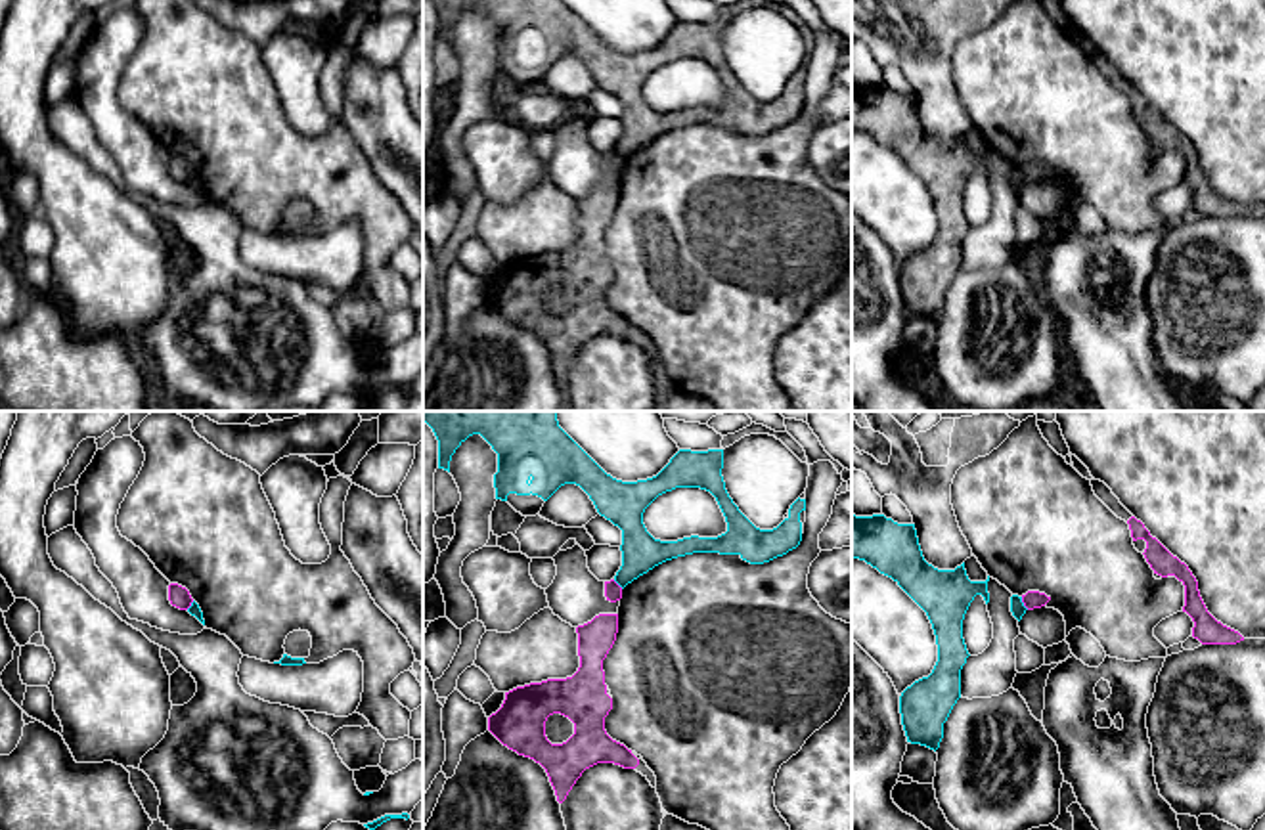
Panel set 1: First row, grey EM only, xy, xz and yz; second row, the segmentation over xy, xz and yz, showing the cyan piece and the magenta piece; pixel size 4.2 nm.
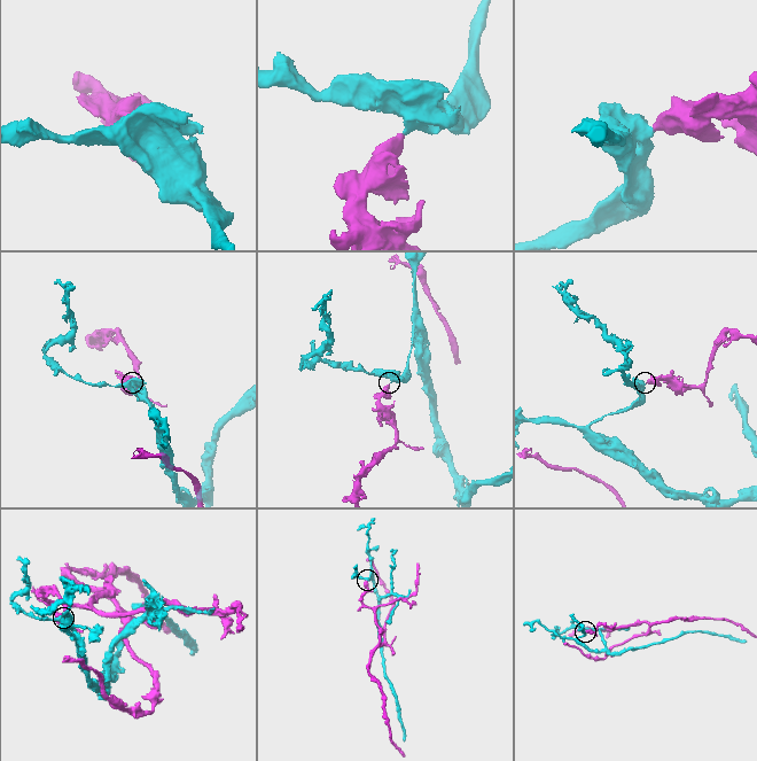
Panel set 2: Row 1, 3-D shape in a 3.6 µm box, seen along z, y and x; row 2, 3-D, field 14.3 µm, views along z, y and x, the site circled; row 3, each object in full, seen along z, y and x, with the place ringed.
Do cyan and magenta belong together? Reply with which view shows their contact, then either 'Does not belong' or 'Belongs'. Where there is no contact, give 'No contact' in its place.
Touches cyan in yz. Does not belong

